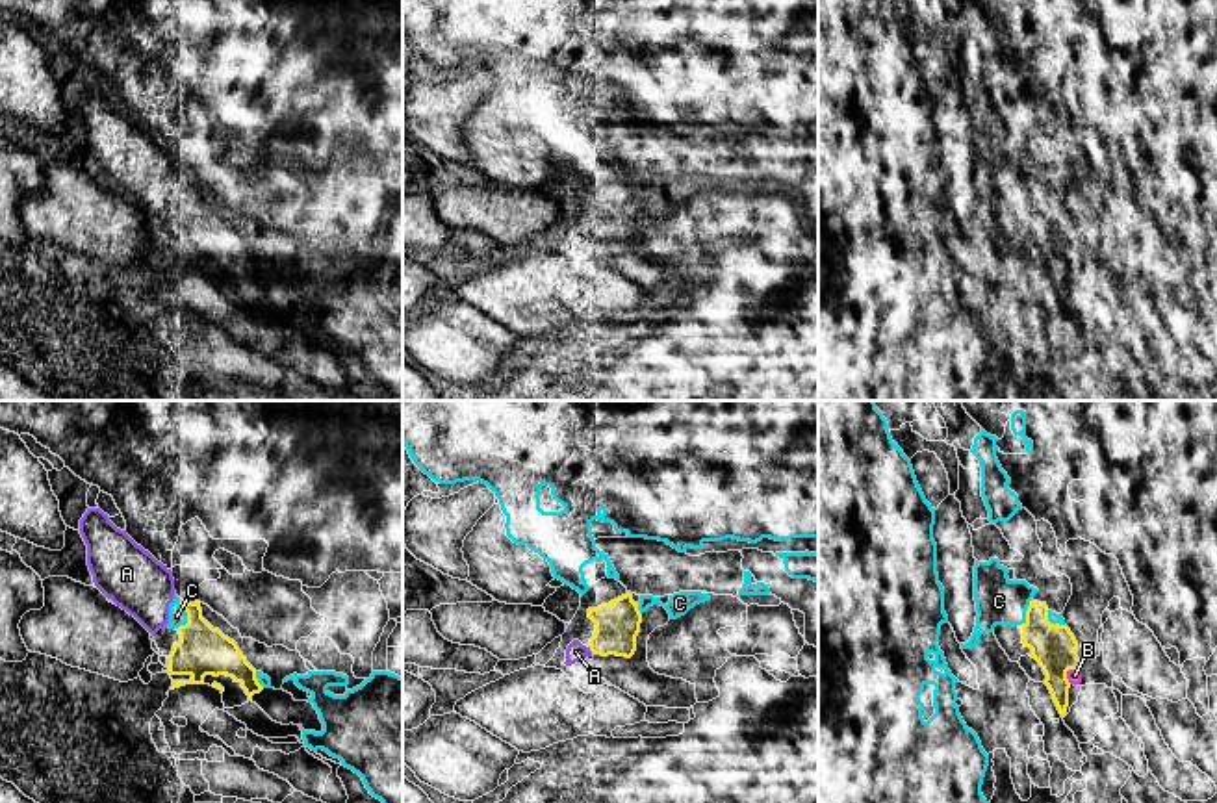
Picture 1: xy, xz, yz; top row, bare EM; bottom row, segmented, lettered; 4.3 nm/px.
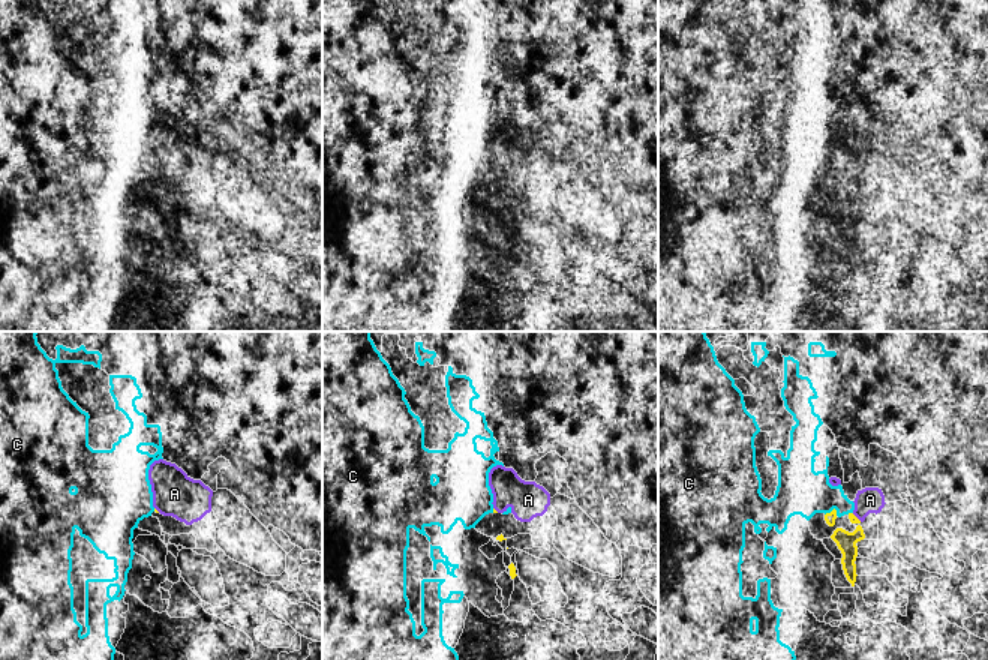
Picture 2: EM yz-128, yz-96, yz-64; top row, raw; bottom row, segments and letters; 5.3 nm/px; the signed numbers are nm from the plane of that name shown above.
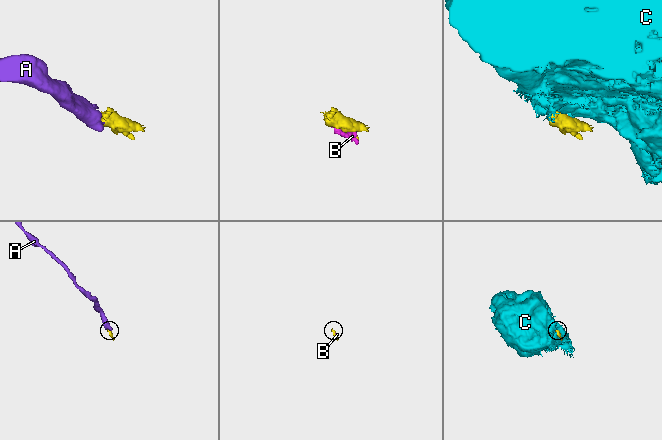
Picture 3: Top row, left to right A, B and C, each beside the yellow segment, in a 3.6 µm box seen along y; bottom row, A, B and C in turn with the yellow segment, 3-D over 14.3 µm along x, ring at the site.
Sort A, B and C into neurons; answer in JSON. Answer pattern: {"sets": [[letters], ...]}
{"sets": [["A", "B"], ["C"]]}

